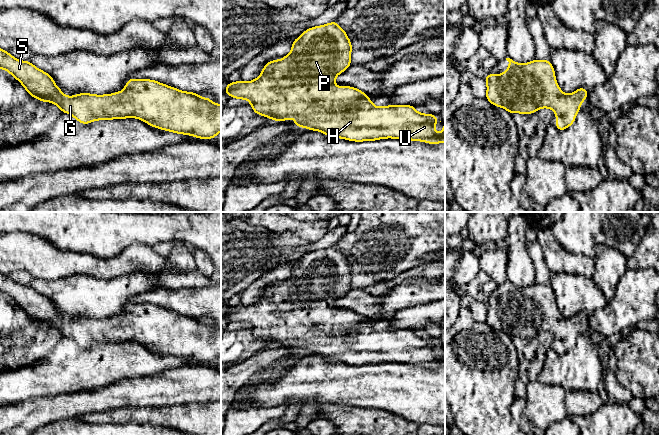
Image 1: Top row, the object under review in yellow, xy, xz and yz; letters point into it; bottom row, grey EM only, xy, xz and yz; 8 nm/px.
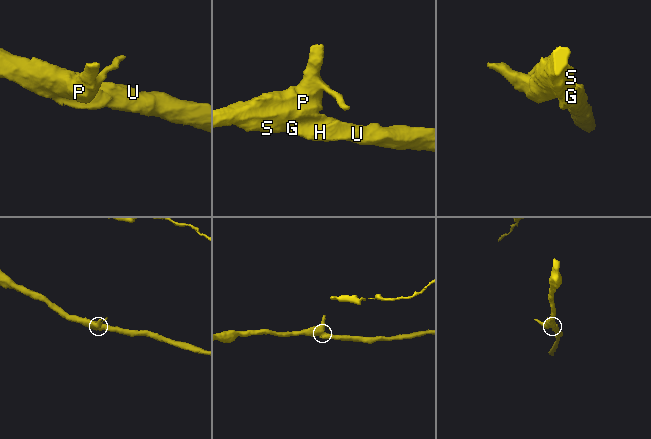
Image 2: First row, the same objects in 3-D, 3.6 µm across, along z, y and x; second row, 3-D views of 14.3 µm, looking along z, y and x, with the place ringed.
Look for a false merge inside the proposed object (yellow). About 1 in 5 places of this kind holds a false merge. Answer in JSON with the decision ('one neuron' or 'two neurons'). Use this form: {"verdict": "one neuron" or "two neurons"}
{"verdict": "one neuron"}

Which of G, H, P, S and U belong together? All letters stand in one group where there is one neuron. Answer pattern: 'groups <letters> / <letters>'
groups G H P S U

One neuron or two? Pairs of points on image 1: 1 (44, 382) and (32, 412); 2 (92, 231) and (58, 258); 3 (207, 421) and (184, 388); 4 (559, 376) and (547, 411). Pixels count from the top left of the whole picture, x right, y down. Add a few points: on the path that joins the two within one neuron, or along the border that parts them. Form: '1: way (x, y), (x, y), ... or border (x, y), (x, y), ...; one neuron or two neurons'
1: border (61, 393), (55, 396), (33, 396), (18, 403); two neurons
2: border (46, 240), (59, 249), (90, 254); two neurons
3: border (210, 401), (180, 403), (172, 406); two neurons
4: border (550, 383), (559, 385), (565, 391); two neurons

